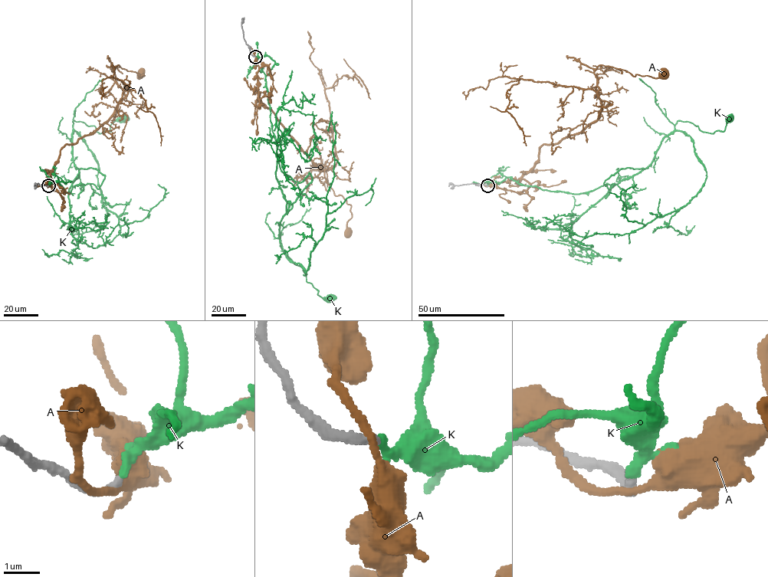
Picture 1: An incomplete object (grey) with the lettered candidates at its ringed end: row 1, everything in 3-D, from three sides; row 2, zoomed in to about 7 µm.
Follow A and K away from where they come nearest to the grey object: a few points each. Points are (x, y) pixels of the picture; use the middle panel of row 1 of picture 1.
A: (255, 56), (260, 100), (316, 167), (335, 167), (322, 162), (333, 194), (351, 206), (348, 231)
K: (255, 57), (274, 62), (265, 79), (279, 167), (312, 180), (281, 219), (280, 246), (332, 299)

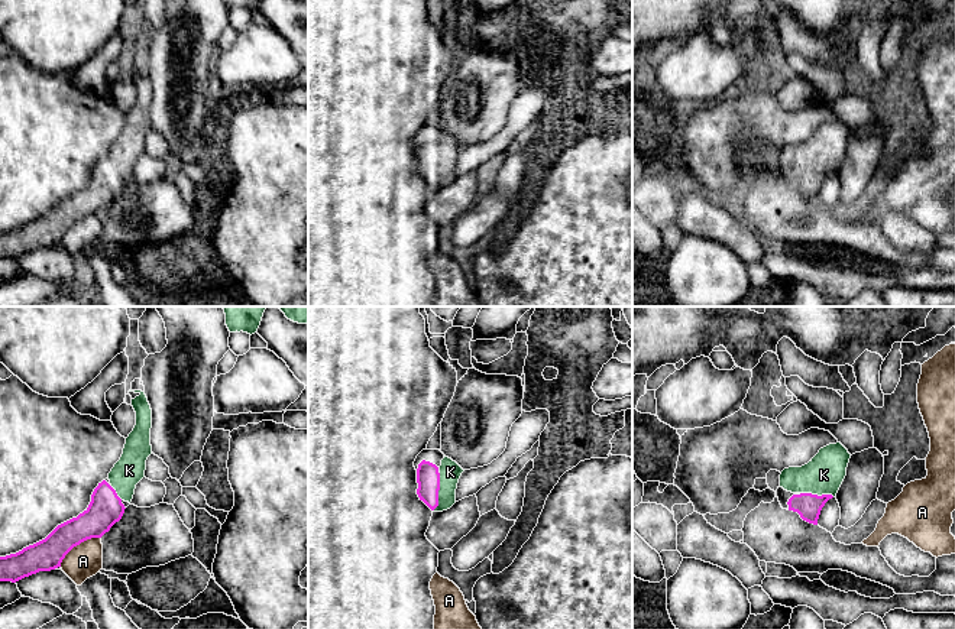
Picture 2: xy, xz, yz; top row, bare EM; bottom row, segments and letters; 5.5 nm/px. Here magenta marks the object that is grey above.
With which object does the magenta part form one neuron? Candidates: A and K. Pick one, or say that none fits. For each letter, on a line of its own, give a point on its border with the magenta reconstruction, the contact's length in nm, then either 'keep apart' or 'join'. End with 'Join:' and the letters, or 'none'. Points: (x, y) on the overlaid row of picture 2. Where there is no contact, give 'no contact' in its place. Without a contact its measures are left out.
A: xy (77, 544) | 280 nm | keep apart
K: xz (437, 492) | 220 nm | join
Join: K

